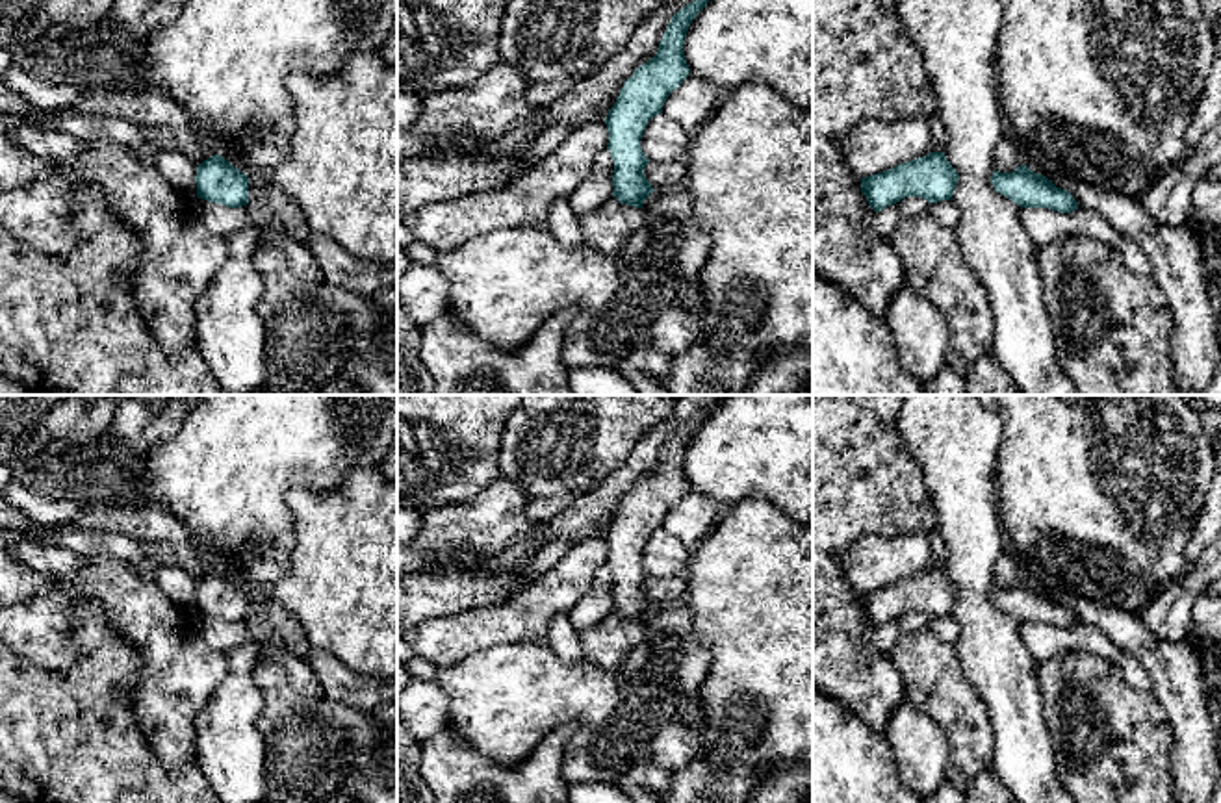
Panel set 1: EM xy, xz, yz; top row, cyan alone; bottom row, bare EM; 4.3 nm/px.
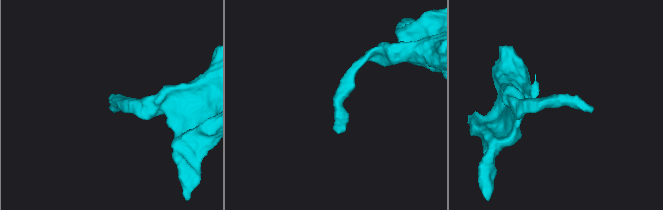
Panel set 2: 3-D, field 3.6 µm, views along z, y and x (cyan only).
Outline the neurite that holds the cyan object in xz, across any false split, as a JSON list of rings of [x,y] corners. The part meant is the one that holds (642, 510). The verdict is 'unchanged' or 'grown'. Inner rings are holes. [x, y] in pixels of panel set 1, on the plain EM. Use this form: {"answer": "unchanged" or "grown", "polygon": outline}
{"answer": "unchanged", "polygon": [[[724,397],[672,432],[657,469],[625,495],[609,525],[605,540],[609,547],[607,564],[614,577],[612,610],[622,619],[642,623],[644,616],[655,606],[644,592],[649,575],[642,567],[640,554],[648,538],[662,529],[670,508],[690,490],[683,467],[688,441]]]}

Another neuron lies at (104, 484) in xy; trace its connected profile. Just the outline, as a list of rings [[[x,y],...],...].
[[[95,445],[59,458],[43,477],[41,488],[48,495],[85,508],[67,525],[124,534],[143,543],[171,543],[174,567],[184,569],[197,582],[217,569],[174,514],[134,501],[137,465],[121,452],[113,451],[106,456]]]

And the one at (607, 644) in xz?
[[[614,610],[598,625],[579,632],[586,658],[601,669],[616,669],[646,638],[644,623],[622,619]]]

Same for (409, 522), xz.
[[[397,508],[397,543],[412,543],[423,525],[419,510]]]

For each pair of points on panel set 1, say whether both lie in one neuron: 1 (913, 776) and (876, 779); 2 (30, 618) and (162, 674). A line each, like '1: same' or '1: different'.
1: different
2: same

